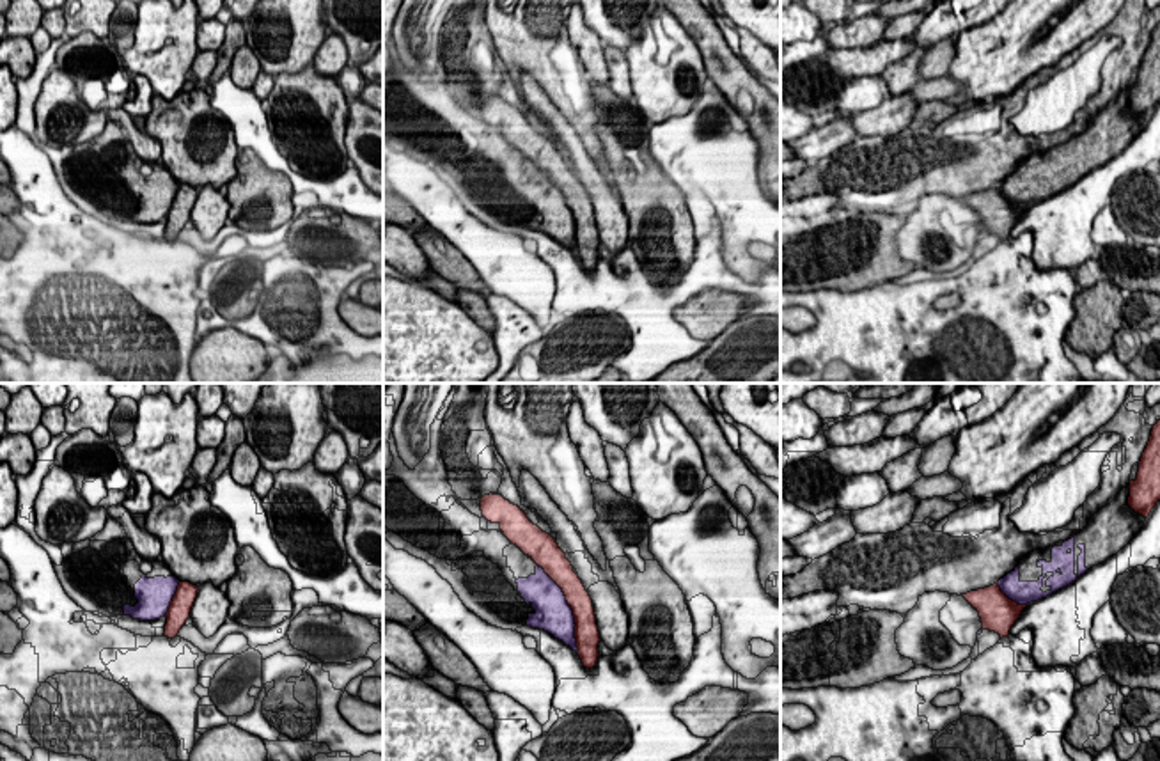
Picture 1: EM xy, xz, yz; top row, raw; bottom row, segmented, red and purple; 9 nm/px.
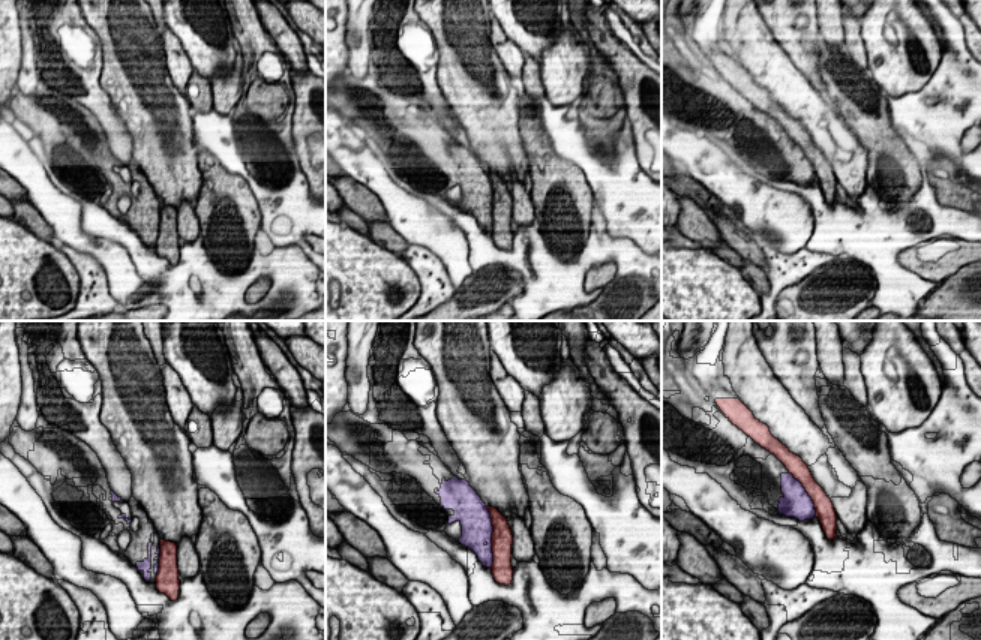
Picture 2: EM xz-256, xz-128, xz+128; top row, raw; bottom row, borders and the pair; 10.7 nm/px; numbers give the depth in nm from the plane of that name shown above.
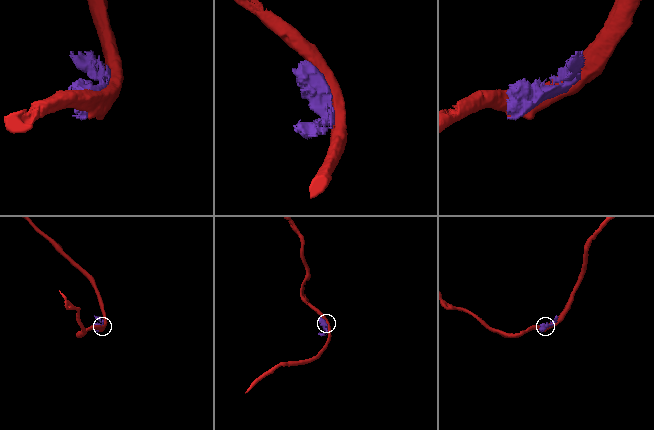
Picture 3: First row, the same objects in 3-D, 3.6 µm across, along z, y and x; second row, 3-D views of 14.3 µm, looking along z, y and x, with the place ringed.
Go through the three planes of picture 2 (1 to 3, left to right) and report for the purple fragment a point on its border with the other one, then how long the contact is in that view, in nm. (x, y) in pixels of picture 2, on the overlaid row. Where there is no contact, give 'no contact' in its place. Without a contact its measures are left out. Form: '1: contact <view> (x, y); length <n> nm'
1: contact xz-256 (159, 570); length 150 nm
2: contact xz-128 (492, 538); length 650 nm
3: contact xz+128 (807, 492); length 550 nm

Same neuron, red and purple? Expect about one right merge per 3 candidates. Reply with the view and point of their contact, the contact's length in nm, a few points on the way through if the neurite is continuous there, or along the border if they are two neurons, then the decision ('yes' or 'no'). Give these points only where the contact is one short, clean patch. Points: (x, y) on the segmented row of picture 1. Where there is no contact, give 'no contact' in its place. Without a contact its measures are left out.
xz (572, 609) | 900 nm | no

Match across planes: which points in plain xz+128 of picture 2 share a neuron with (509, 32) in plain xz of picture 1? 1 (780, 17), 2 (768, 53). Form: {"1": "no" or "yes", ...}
{"1": "yes", "2": "no"}

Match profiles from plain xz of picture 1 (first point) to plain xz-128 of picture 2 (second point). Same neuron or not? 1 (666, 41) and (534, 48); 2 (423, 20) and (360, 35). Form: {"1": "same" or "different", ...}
{"1": "different", "2": "same"}

